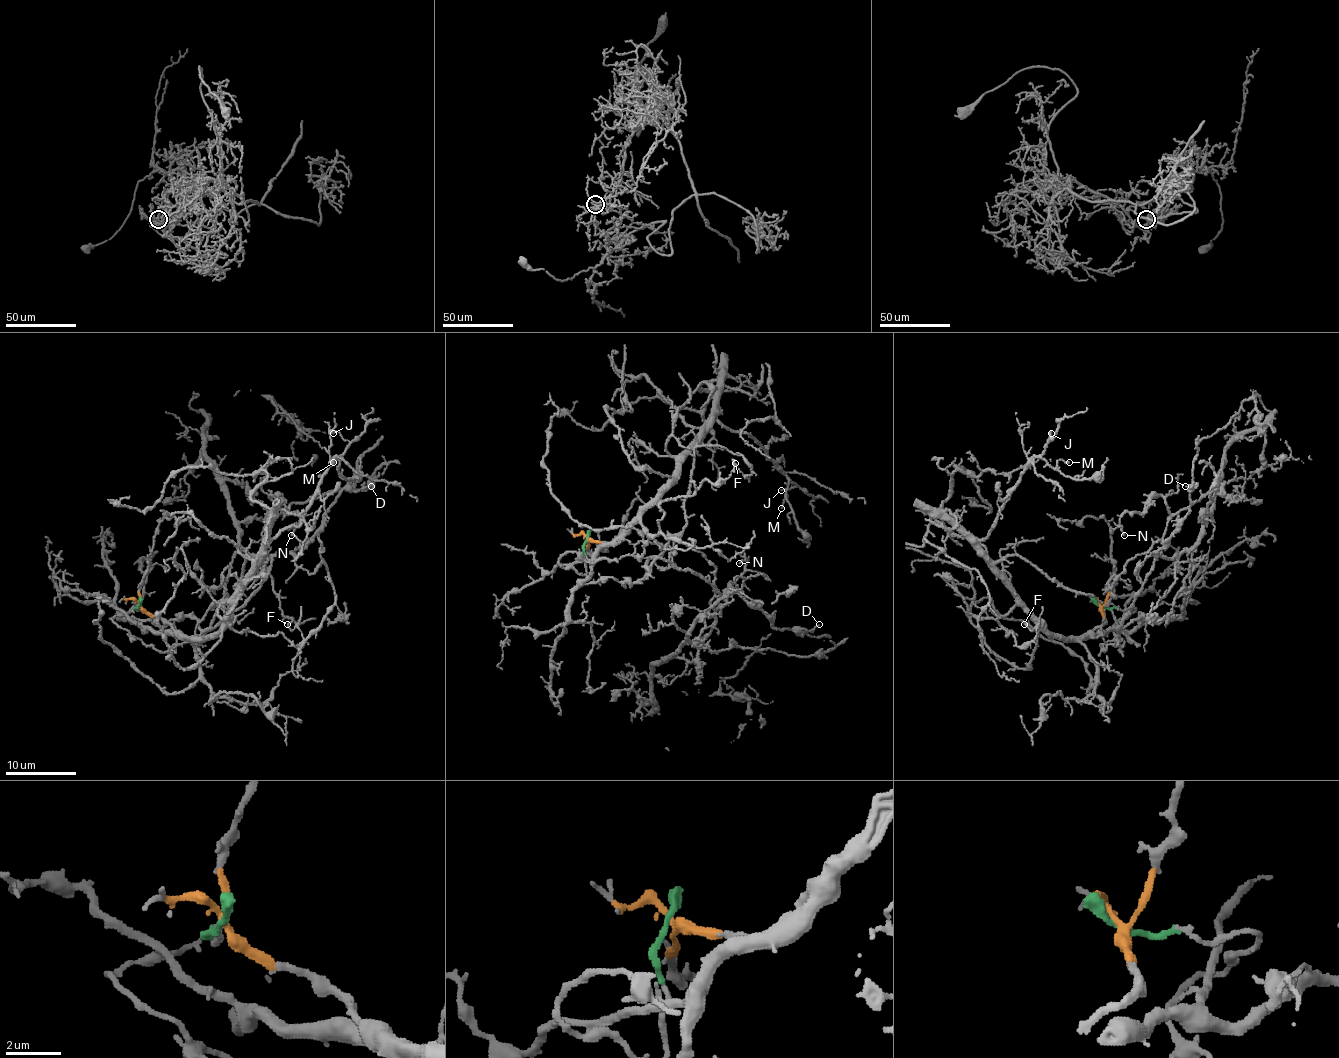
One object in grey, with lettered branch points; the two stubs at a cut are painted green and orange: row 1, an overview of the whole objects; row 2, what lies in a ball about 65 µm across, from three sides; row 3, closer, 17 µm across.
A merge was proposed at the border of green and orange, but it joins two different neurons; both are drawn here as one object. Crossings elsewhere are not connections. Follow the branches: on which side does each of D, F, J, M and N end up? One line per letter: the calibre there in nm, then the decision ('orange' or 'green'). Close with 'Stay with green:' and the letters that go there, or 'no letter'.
D: 110 nm thick; green
F: 150 nm thick; orange
J: 80 nm thick; orange
M: 120 nm thick; orange
N: 150 nm thick; green
Stay with green: D, N

